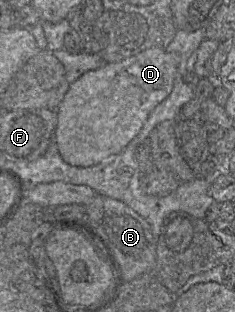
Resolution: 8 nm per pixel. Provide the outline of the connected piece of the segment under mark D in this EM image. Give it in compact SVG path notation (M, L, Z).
M153 47L120 62L85 72L70 87L57 108L54 142L63 160L88 167L115 157L141 131L152 110L172 91L178 57Z

